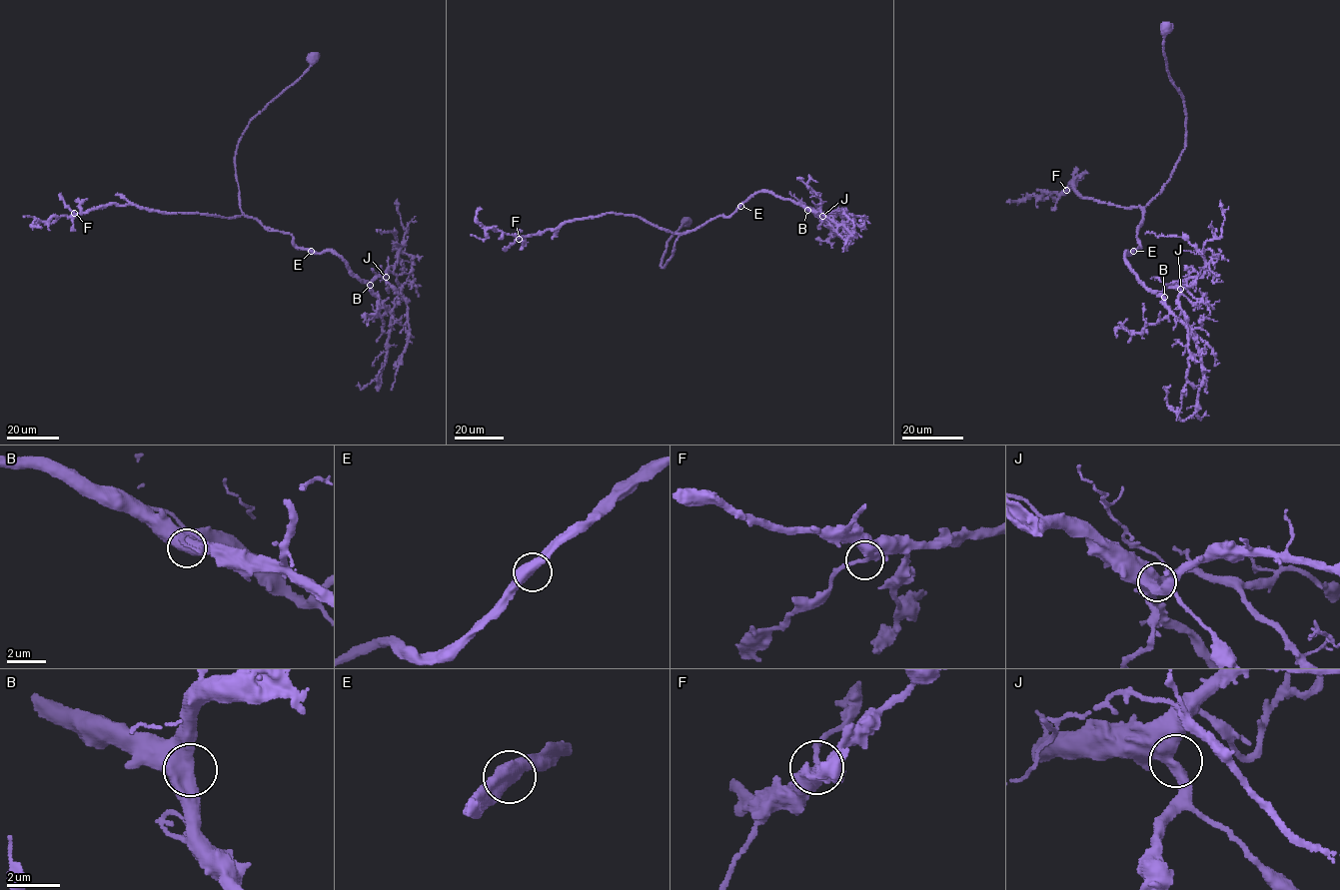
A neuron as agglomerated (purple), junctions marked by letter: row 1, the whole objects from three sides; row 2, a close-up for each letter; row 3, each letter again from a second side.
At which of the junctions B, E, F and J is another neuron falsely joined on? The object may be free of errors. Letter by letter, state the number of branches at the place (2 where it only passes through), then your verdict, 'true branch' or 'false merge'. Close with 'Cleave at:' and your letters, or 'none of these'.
B: 2 branches meet; true branch
E: 2 branches meet; true branch
F: 2 branches meet; true branch
J: 2 branches meet; true branch
Cleave at: none of these

